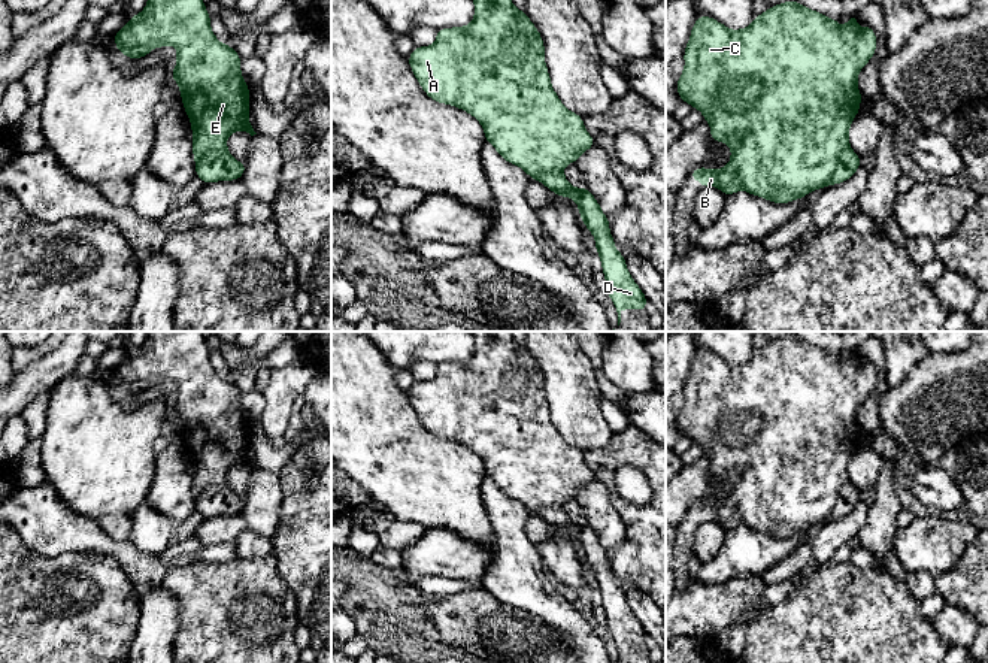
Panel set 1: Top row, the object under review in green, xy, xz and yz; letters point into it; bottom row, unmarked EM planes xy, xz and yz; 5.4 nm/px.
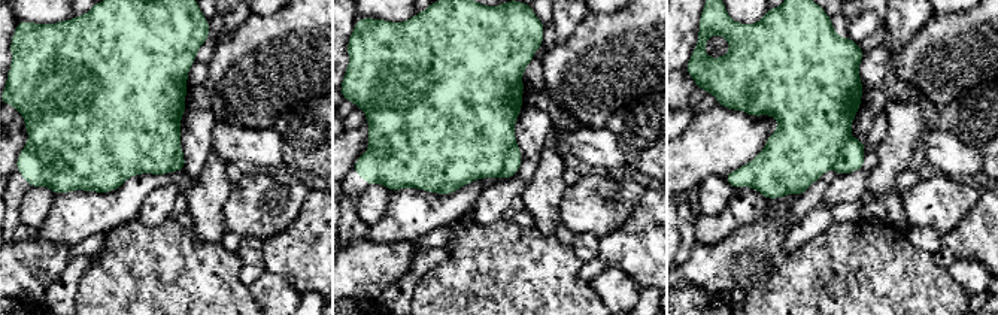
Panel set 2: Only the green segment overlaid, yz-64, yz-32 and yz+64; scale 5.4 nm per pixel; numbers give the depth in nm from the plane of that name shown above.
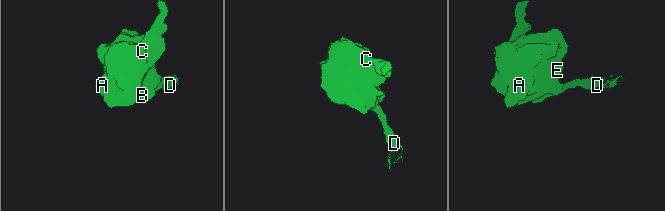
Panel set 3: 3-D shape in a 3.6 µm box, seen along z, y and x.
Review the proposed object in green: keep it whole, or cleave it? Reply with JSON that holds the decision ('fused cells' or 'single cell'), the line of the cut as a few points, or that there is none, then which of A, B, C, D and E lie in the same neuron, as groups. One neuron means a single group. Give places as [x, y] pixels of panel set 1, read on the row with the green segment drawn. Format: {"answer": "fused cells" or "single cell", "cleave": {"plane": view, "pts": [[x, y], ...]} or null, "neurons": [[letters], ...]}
{"answer": "fused cells", "cleave": {"plane": "yz", "pts": [[848, 145], [840, 153], [829, 182]]}, "neurons": [["A", "B", "C", "E"], ["D"]]}

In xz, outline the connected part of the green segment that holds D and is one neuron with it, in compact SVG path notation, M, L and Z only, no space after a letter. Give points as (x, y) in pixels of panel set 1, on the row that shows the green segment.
M563 172L543 173L537 181L557 196L563 199L570 197L576 202L584 225L595 237L595 251L600 257L606 279L606 293L618 312L618 326L621 323L622 309L645 312L648 299L631 278L622 252L615 248L615 240L609 228L609 218L603 214L591 191L587 187L572 187Z

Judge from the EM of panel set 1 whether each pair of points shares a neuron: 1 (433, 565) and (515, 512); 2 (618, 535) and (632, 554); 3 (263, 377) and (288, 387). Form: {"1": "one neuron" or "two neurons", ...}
{"1": "two neurons", "2": "two neurons", "3": "two neurons"}

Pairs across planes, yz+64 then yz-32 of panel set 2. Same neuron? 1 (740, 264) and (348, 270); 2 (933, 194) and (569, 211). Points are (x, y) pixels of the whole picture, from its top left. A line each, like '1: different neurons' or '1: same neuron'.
1: same neuron
2: same neuron

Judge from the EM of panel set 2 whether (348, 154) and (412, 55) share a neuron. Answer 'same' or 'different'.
different

